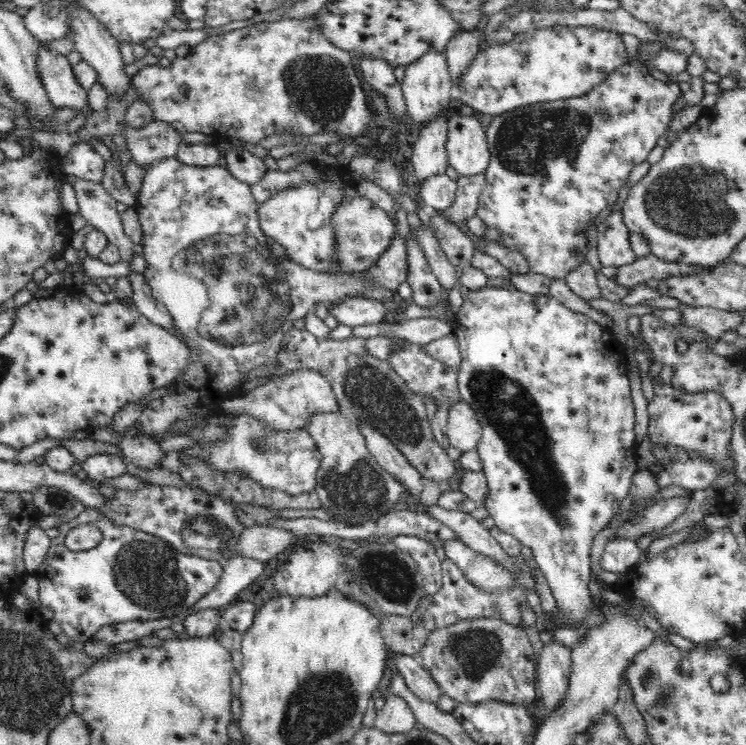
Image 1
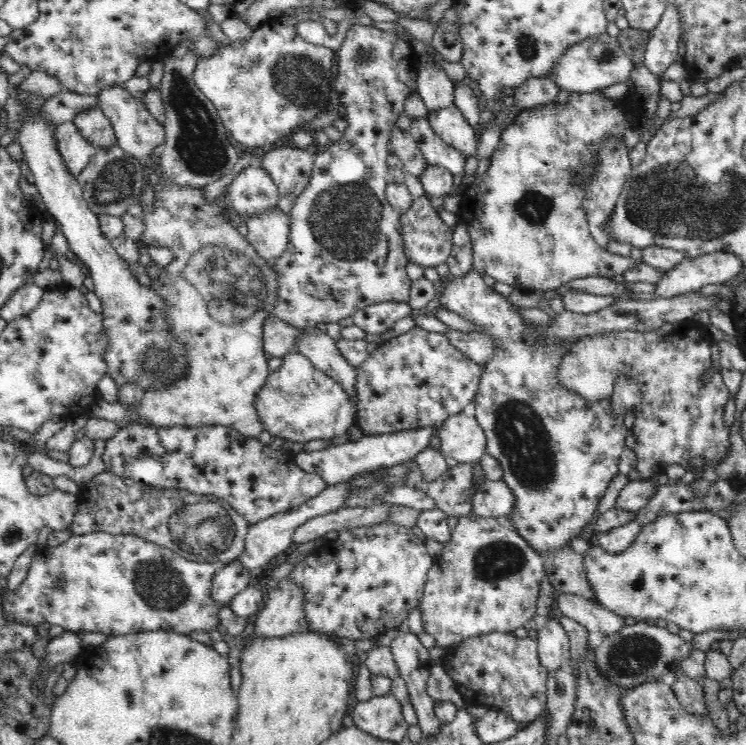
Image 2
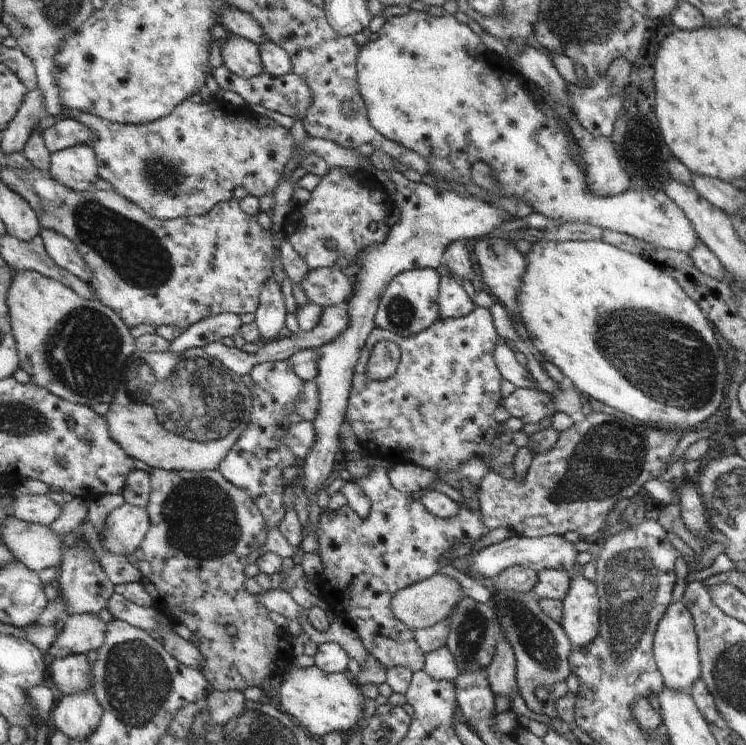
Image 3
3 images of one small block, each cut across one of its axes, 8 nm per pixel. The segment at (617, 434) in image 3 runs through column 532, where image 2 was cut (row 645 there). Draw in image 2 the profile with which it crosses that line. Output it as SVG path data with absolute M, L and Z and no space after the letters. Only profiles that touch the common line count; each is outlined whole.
M492 632L484 636L474 636L464 640L460 646L454 646L448 650L444 656L444 662L448 658L448 674L452 676L452 682L456 684L458 692L462 694L464 702L468 706L488 706L494 710L504 710L514 718L516 722L536 722L542 720L542 716L548 710L548 674L540 662L538 654L538 642L532 638L516 638L514 634L504 634L504 632Z

